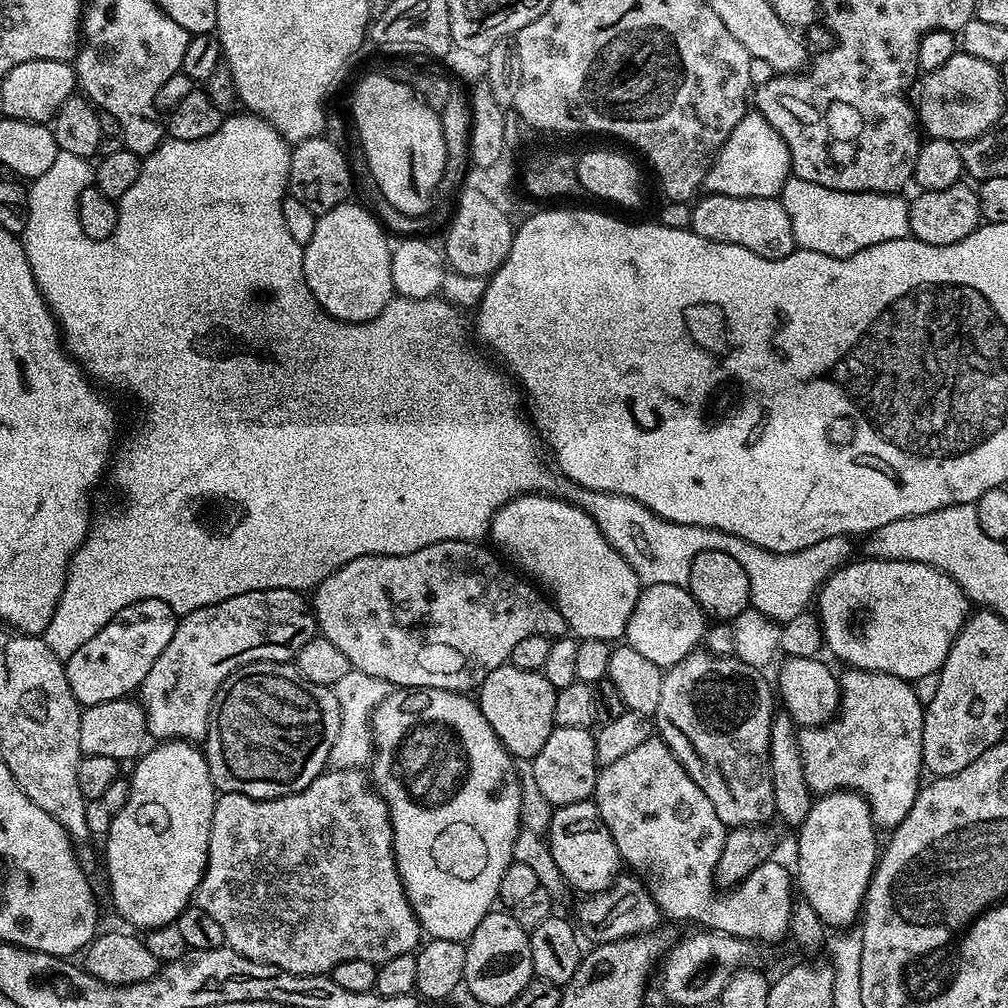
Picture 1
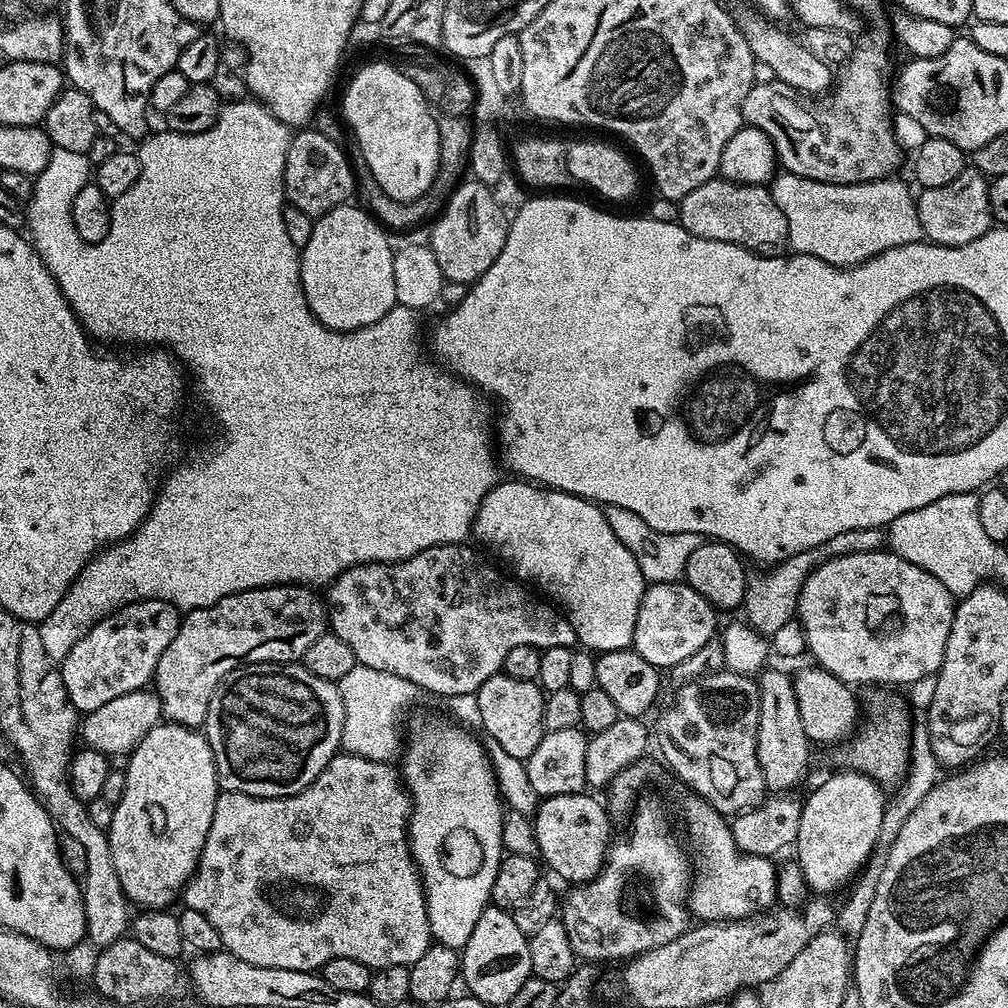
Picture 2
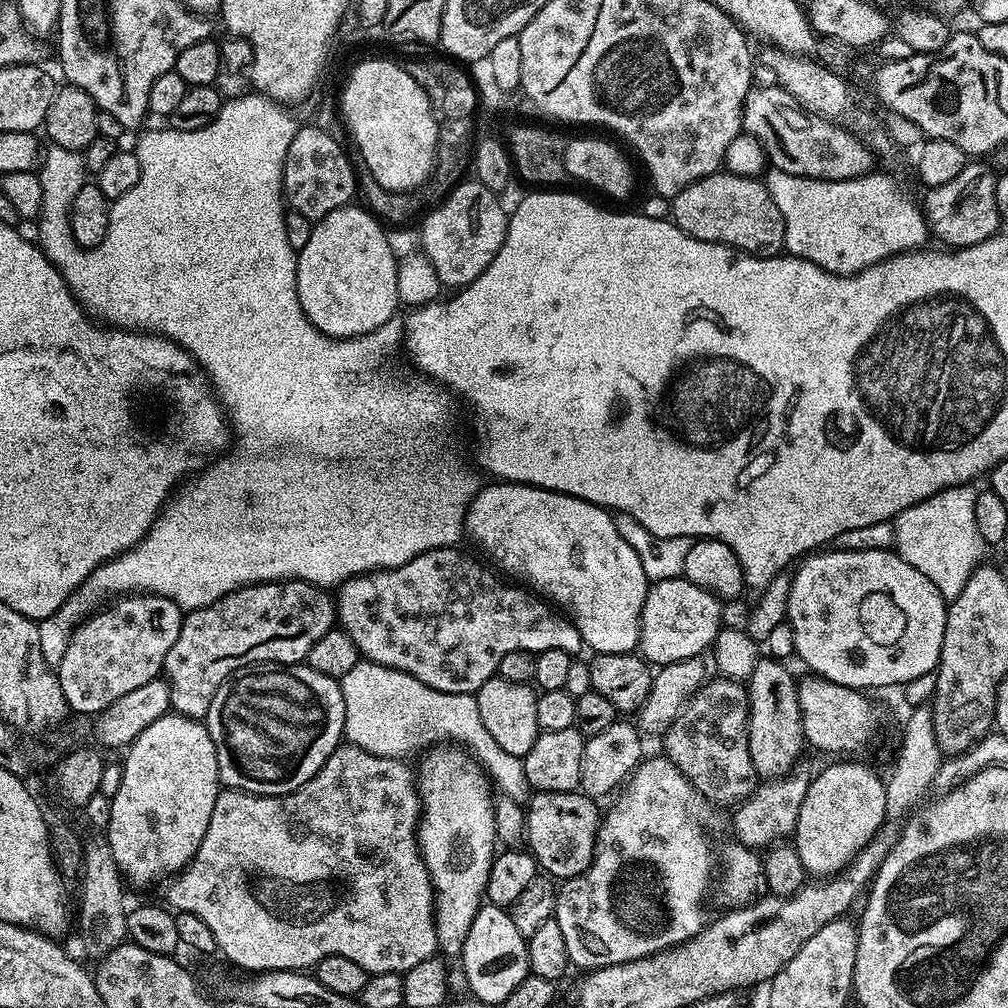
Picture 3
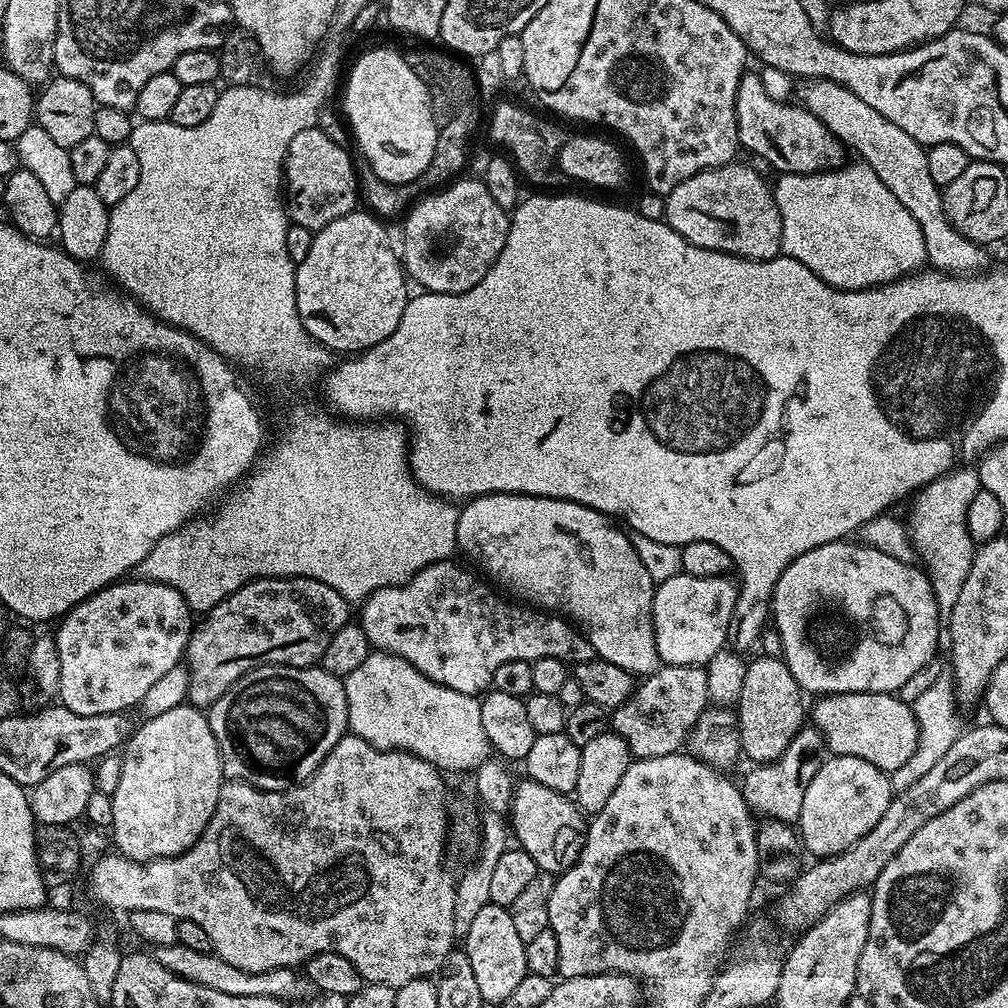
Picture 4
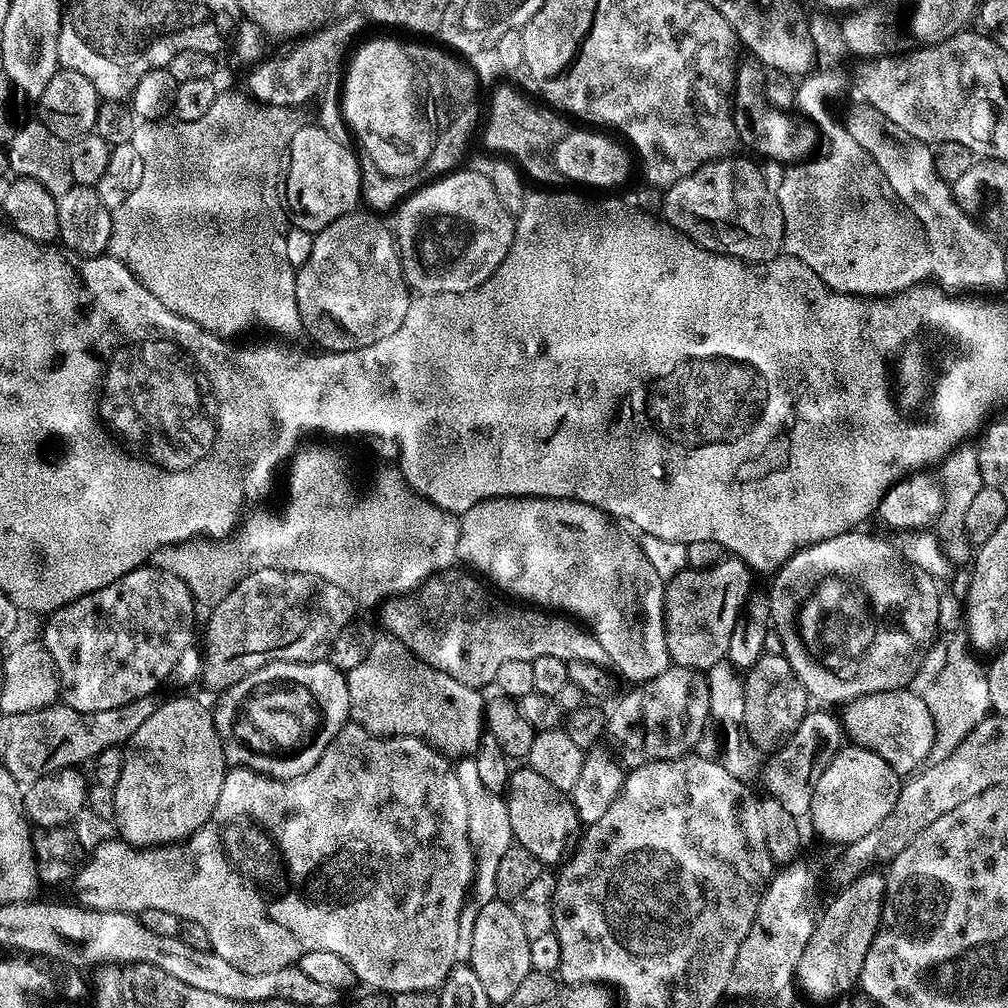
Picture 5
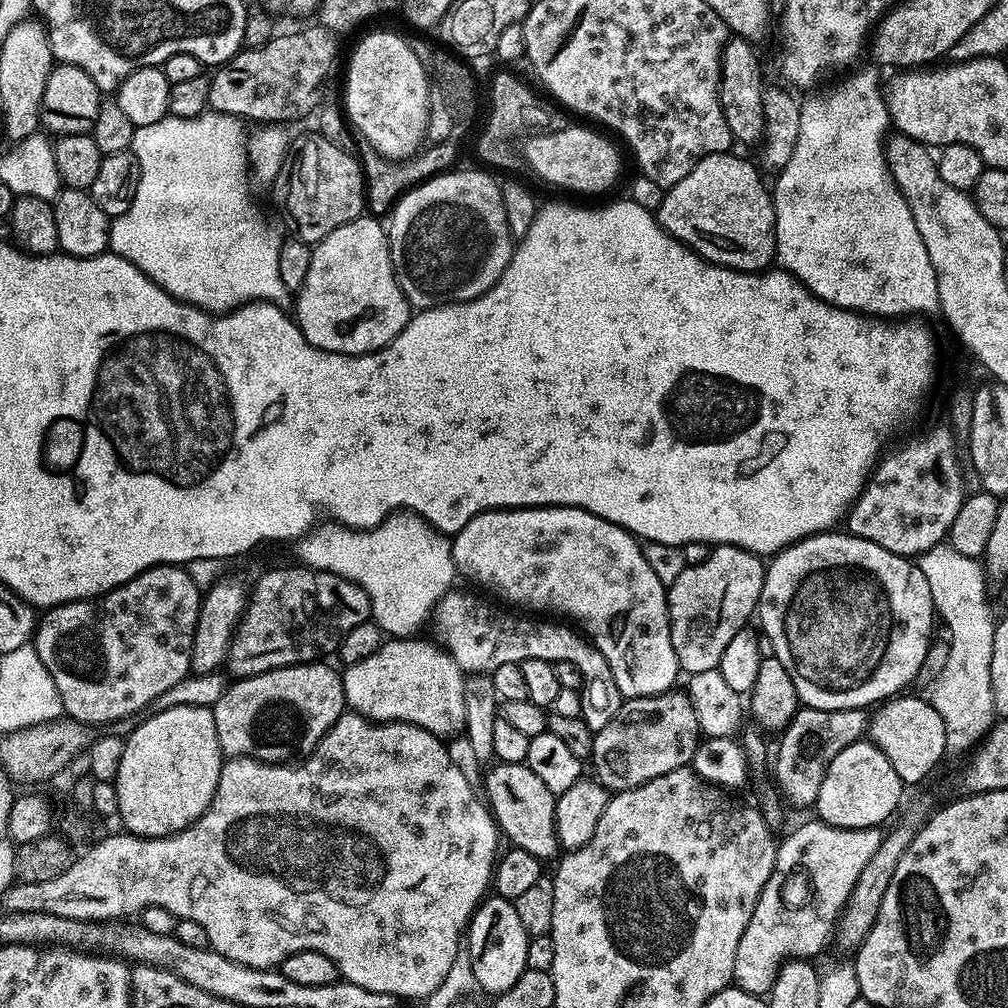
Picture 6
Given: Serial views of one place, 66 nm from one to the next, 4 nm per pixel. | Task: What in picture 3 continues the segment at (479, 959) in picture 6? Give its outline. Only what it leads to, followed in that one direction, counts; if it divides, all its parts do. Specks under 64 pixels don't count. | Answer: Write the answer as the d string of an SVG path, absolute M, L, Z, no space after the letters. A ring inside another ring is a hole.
M485 903L476 912L470 934L464 936L463 962L468 979L467 991L490 1006L503 1005L504 999L530 974L528 967L528 942L514 926L514 918L507 908Z

